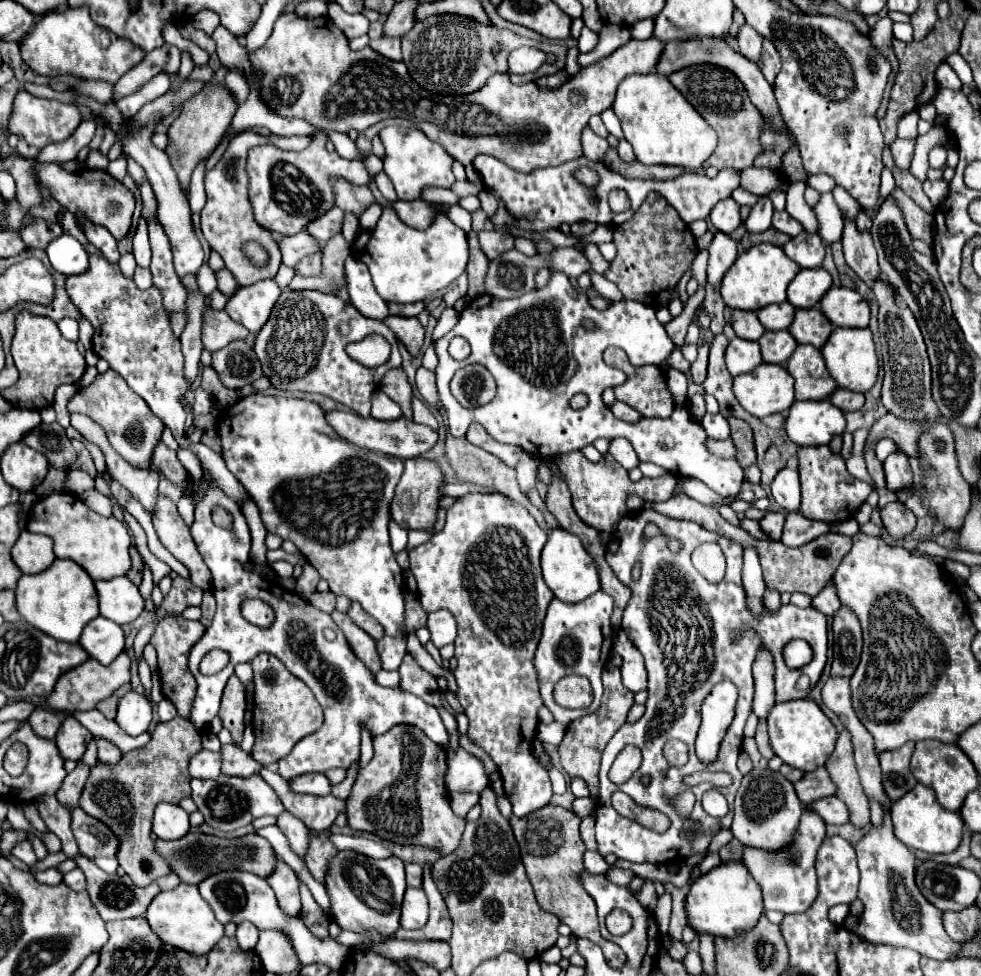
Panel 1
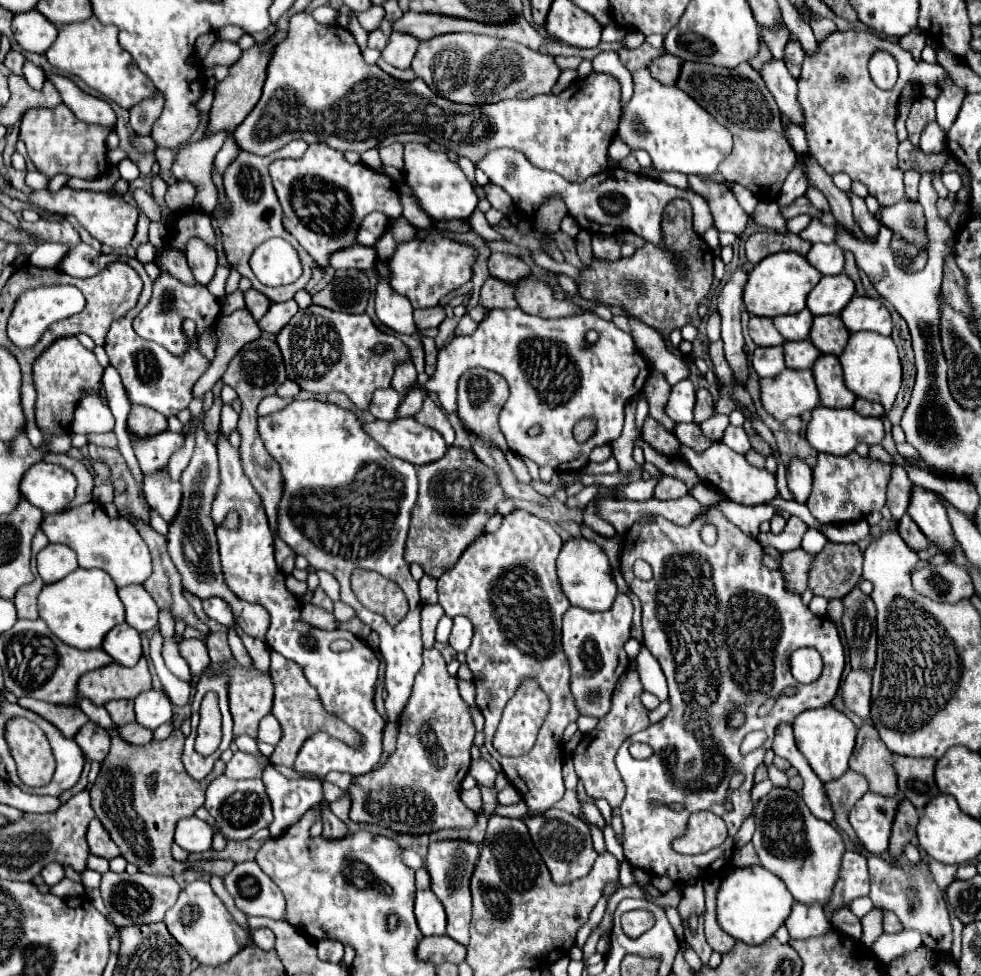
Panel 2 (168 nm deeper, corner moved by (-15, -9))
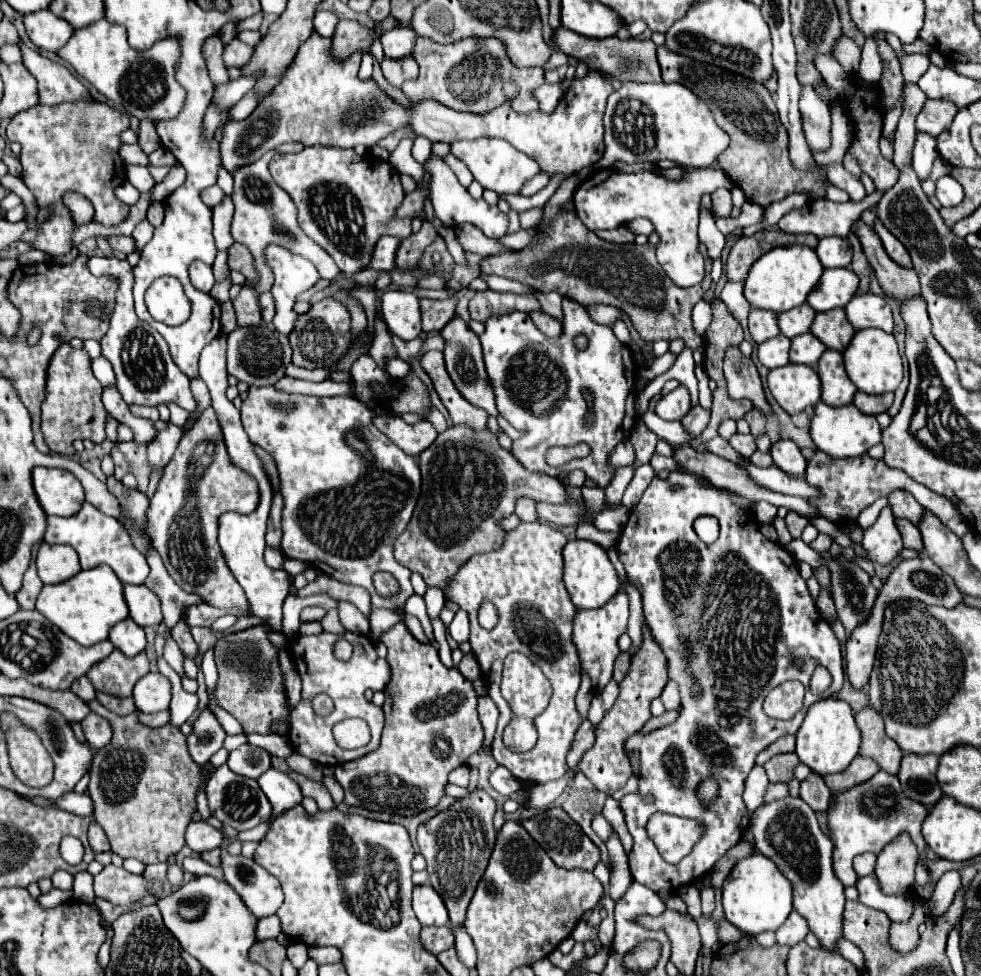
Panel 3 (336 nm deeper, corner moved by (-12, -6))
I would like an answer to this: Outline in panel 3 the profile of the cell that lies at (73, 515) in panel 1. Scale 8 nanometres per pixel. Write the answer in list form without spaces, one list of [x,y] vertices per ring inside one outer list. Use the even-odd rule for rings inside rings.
[[[84,503],[80,513],[72,517],[48,517],[48,529],[46,529],[44,541],[46,543],[66,543],[74,547],[80,557],[82,569],[92,569],[102,563],[110,565],[122,583],[142,585],[150,573],[146,557],[134,547],[128,531],[122,529],[116,519],[100,513],[90,503]]]

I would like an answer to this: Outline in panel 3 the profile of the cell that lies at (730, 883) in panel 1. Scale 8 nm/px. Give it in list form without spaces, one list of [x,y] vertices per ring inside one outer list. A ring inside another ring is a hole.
[[[750,855],[750,857],[738,861],[736,867],[732,869],[732,873],[728,875],[728,879],[724,881],[722,903],[724,903],[726,919],[732,925],[736,925],[738,929],[742,929],[744,933],[754,937],[764,931],[776,931],[788,919],[788,915],[792,911],[792,885],[784,875],[780,875],[780,869],[774,865],[774,861],[768,861],[764,855]]]

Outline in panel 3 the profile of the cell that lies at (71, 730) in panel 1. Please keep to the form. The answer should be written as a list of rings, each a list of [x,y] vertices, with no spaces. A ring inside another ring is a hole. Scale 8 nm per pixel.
[[[90,713],[84,721],[82,721],[82,727],[84,727],[84,735],[86,735],[86,741],[92,749],[100,749],[104,745],[110,743],[112,739],[112,729],[110,729],[110,723],[96,715],[96,713]]]

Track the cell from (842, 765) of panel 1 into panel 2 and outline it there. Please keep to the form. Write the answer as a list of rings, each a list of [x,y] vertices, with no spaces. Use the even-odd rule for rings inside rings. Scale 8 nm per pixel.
[[[863,724],[857,732],[857,744],[849,760],[849,770],[865,776],[871,792],[881,796],[895,796],[897,778],[893,766],[887,760],[889,756],[891,752],[879,738],[877,730],[871,724]]]

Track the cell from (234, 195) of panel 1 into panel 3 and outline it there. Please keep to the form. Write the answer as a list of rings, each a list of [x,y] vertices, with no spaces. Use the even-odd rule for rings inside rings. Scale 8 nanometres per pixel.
[[[286,143],[286,145],[280,145],[274,151],[266,153],[256,163],[252,163],[248,167],[242,167],[242,169],[238,169],[234,173],[234,197],[232,197],[232,201],[236,205],[236,213],[234,213],[234,221],[232,221],[232,235],[234,235],[234,241],[246,245],[252,251],[252,255],[254,255],[256,269],[260,273],[260,279],[254,285],[254,289],[258,293],[266,293],[272,287],[272,269],[268,267],[266,255],[264,255],[264,251],[266,251],[268,245],[280,245],[280,247],[288,249],[290,253],[298,253],[298,255],[310,259],[316,265],[320,277],[326,279],[326,281],[332,281],[332,279],[336,279],[340,275],[340,269],[336,267],[336,263],[332,261],[332,257],[324,249],[320,249],[320,245],[316,245],[300,229],[298,213],[296,213],[296,205],[294,205],[292,197],[288,197],[288,193],[284,193],[274,183],[274,179],[270,177],[270,171],[268,171],[268,163],[270,163],[270,159],[276,153],[298,153],[300,149],[304,149],[302,143]]]

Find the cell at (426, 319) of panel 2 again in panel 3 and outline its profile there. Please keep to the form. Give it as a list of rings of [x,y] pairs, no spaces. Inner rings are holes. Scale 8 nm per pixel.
[[[448,297],[442,301],[434,299],[420,299],[422,307],[422,329],[428,331],[440,331],[452,317],[456,309],[456,299]]]

